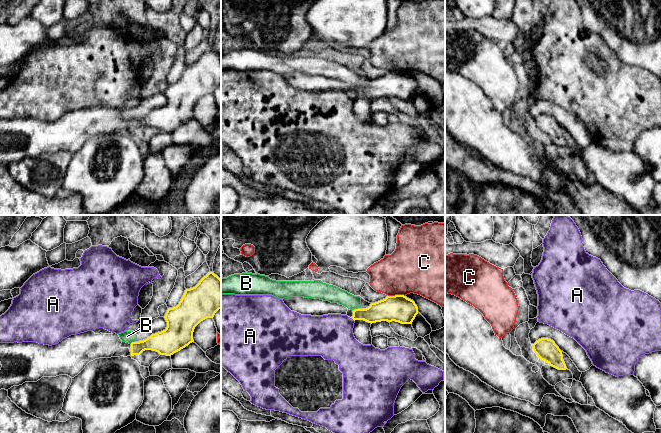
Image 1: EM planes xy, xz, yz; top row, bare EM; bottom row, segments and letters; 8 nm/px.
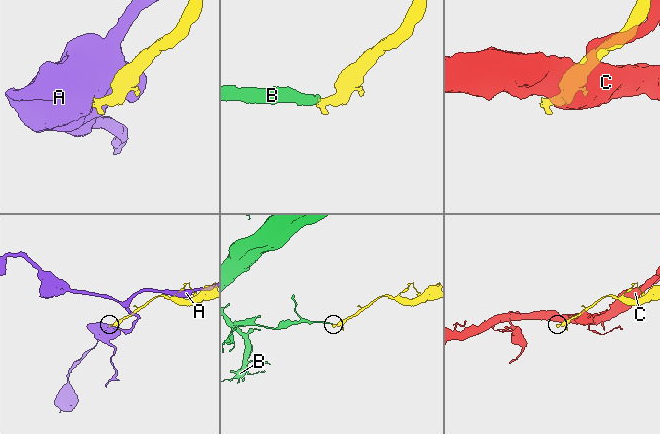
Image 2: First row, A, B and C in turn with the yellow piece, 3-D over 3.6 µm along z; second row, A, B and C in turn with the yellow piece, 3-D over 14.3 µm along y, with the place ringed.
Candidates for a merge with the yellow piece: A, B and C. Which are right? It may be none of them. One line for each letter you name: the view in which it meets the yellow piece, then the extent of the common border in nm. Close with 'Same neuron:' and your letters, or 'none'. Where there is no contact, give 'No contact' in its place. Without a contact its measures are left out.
Same neuron: none

